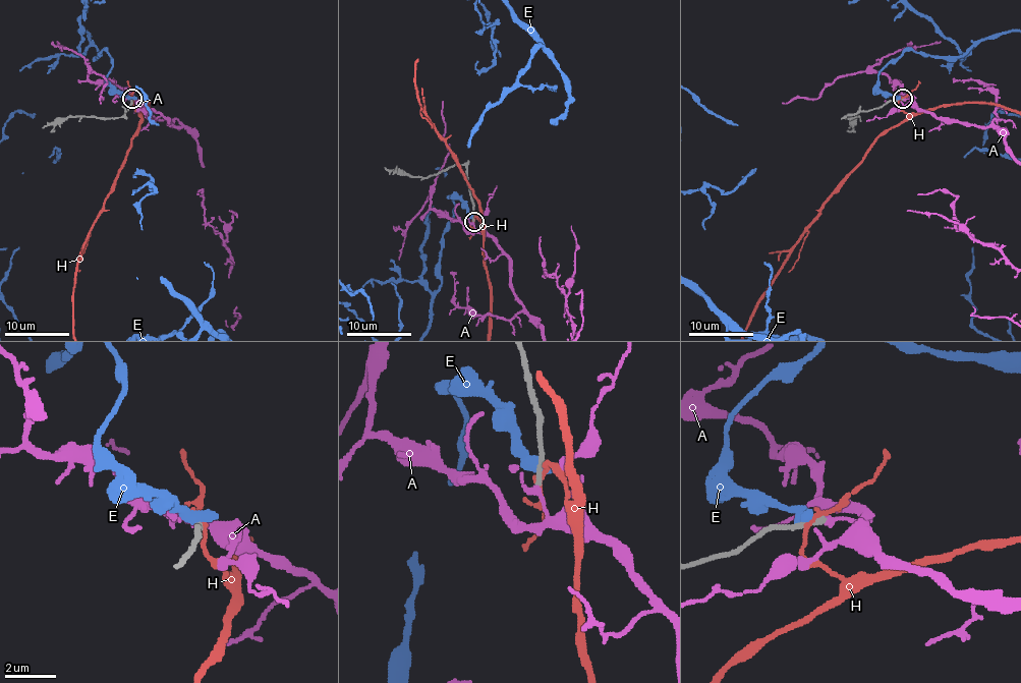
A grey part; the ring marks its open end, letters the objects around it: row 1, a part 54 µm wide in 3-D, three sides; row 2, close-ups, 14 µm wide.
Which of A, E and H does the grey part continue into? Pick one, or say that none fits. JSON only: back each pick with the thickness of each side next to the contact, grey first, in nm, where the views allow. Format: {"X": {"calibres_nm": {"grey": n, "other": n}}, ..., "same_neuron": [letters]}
{"same_neuron": []}

